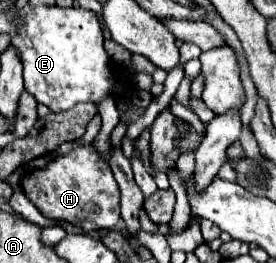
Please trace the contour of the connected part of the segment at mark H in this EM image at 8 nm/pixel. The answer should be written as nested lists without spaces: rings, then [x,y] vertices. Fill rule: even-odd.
[[[80,146],[66,156],[54,158],[46,168],[36,168],[24,174],[22,190],[28,200],[48,218],[66,220],[80,226],[84,232],[114,228],[120,218],[120,190],[108,164],[94,148]]]

